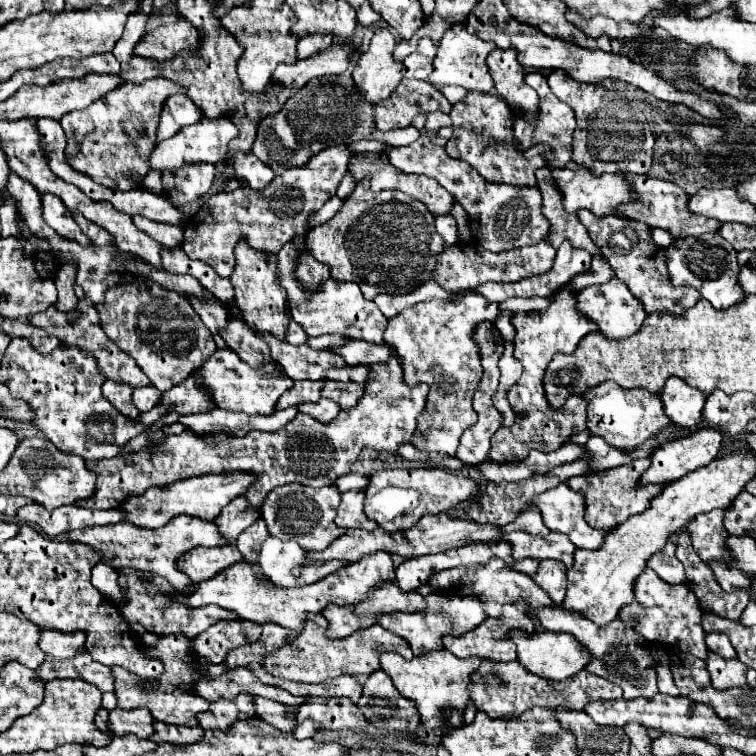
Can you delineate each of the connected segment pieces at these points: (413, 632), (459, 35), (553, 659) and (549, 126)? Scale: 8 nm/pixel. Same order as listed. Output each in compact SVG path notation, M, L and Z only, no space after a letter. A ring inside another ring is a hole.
M436 593L436 595L426 597L426 601L430 603L430 611L428 611L426 615L418 615L418 613L414 613L414 615L410 615L410 613L394 613L394 615L386 615L386 617L380 619L380 623L386 623L384 627L386 627L388 631L400 635L402 639L406 639L406 641L410 643L410 647L412 647L412 651L414 651L414 657L422 657L422 655L430 653L430 651L442 651L442 649L444 649L444 643L442 643L442 637L444 637L444 635L456 635L456 637L458 637L458 635L464 635L464 633L472 631L474 627L478 627L478 625L488 617L486 613L476 615L476 617L458 617L456 623L450 621L450 625L458 625L458 627L456 627L456 629L454 629L454 627L446 629L446 601L444 601L444 595Z
M454 23L442 37L440 45L438 45L438 55L434 57L434 73L430 75L430 83L434 83L436 87L442 85L460 85L464 89L476 89L476 91L484 91L488 93L494 83L492 77L488 73L488 65L486 65L486 57L488 53L494 49L494 43L486 43L482 39L478 39L476 35L470 35L466 31L466 27L462 23Z
M512 631L510 637L518 645L518 661L528 671L534 671L536 675L542 675L542 677L552 679L552 681L564 681L568 677L574 677L592 659L592 653L586 651L586 647L582 647L578 643L578 639L574 635L568 635L568 633L538 631L534 635L526 635L524 631Z
M538 71L534 73L526 73L526 83L530 87L536 89L538 97L540 97L540 103L538 103L538 117L536 121L532 123L532 128L527 131L527 123L521 119L517 119L514 122L514 139L516 139L516 147L520 151L526 151L533 145L538 143L544 143L552 149L550 157L546 161L550 161L554 167L564 167L568 161L570 161L570 155L572 155L572 133L574 133L574 127L576 127L576 121L574 121L574 111L568 103L560 101L548 87L546 83L546 77Z

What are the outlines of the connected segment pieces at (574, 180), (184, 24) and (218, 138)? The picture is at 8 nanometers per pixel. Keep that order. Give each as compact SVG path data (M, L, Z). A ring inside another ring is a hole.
M570 163L570 167L564 169L554 169L552 175L556 185L560 187L564 195L564 207L568 213L576 213L580 209L588 209L594 215L618 215L618 205L628 203L632 199L632 185L624 179L624 175L594 175L586 167L578 167L576 163Z
M176 21L170 25L162 25L150 33L146 33L134 47L134 55L146 59L172 59L178 51L198 47L198 33L188 21Z
M228 115L218 117L218 119L206 119L202 117L198 123L182 127L178 135L160 141L150 157L150 167L152 169L178 169L186 163L220 163L226 159L228 153L228 143L238 135L238 127L232 123Z

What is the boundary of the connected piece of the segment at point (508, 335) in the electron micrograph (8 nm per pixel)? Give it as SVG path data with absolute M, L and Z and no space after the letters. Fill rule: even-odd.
M500 313L498 319L494 321L494 325L498 327L498 331L500 331L500 335L504 337L504 341L512 341L512 339L514 339L514 327L512 327L512 323L510 323L512 315L514 315L514 313Z

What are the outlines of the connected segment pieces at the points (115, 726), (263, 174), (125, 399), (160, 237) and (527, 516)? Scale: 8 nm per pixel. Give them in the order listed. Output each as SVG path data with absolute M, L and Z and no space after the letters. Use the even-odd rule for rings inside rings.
M136 707L136 709L114 709L110 713L110 729L114 735L136 735L140 739L148 739L154 733L152 727L154 719L148 711L148 707Z
M236 153L232 165L234 165L234 175L246 181L248 187L258 191L266 187L274 177L274 171L266 167L266 163L262 163L260 159L256 159L252 153Z
M106 379L104 387L102 387L102 393L106 395L106 399L110 399L110 403L114 407L118 407L118 411L124 417L136 419L138 409L132 403L132 391L134 391L134 387L130 387L128 383L120 383L120 381L114 381L114 379Z
M134 215L132 221L134 221L134 225L136 225L142 233L150 235L154 241L158 241L158 243L164 245L164 247L176 247L176 245L182 243L182 229L176 227L176 225L168 225L168 223L162 225L162 223L158 223L158 221L154 223L154 221L144 219L144 217L140 217L140 215Z
M530 507L526 511L522 511L522 515L514 521L514 523L508 523L504 527L500 527L502 533L510 533L510 531L526 531L530 535L540 535L540 537L546 537L550 531L548 527L542 523L542 515L538 511L538 507Z

